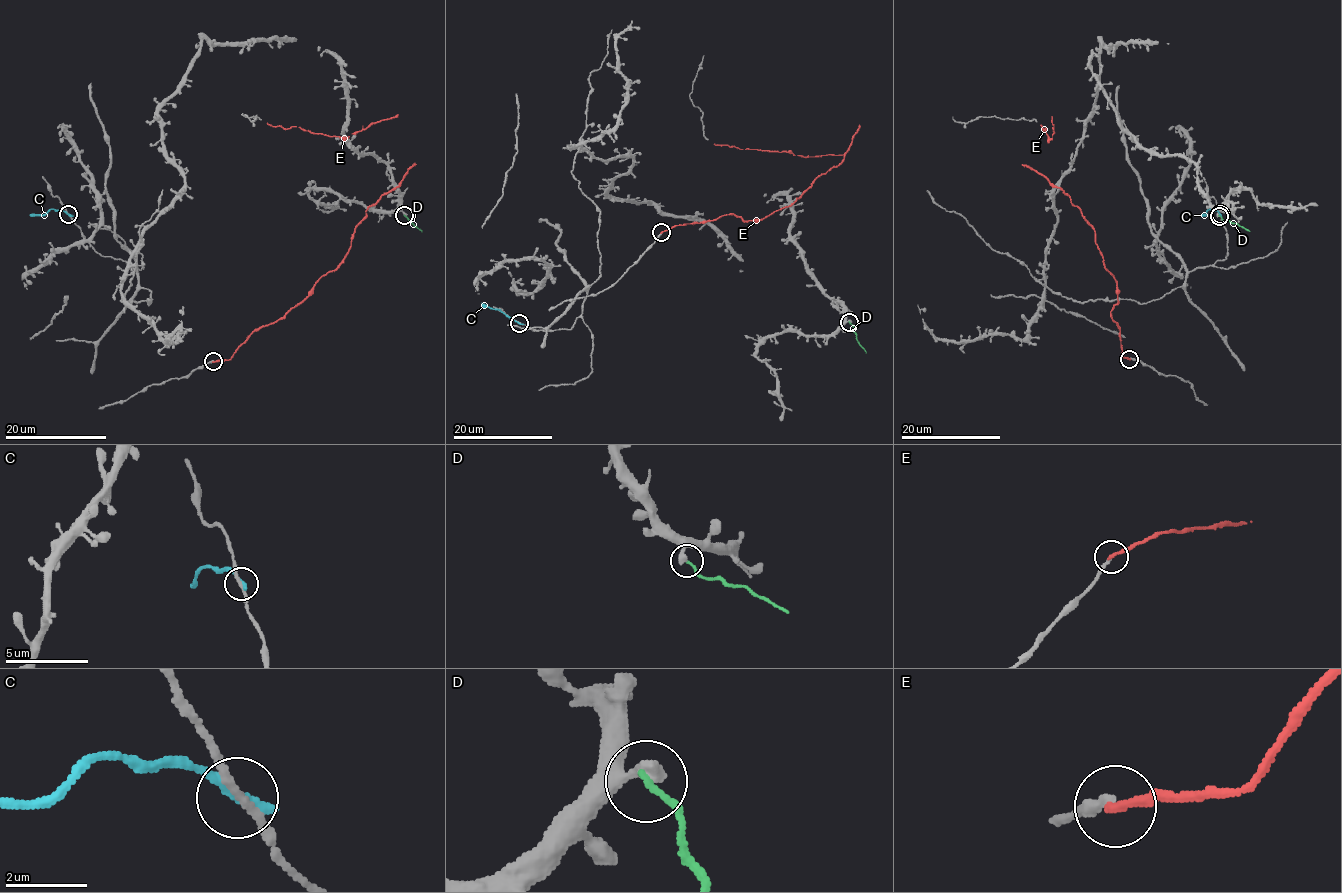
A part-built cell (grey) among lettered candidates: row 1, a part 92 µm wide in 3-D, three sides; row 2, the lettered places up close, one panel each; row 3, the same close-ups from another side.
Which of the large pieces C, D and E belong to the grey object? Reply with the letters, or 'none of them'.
E

